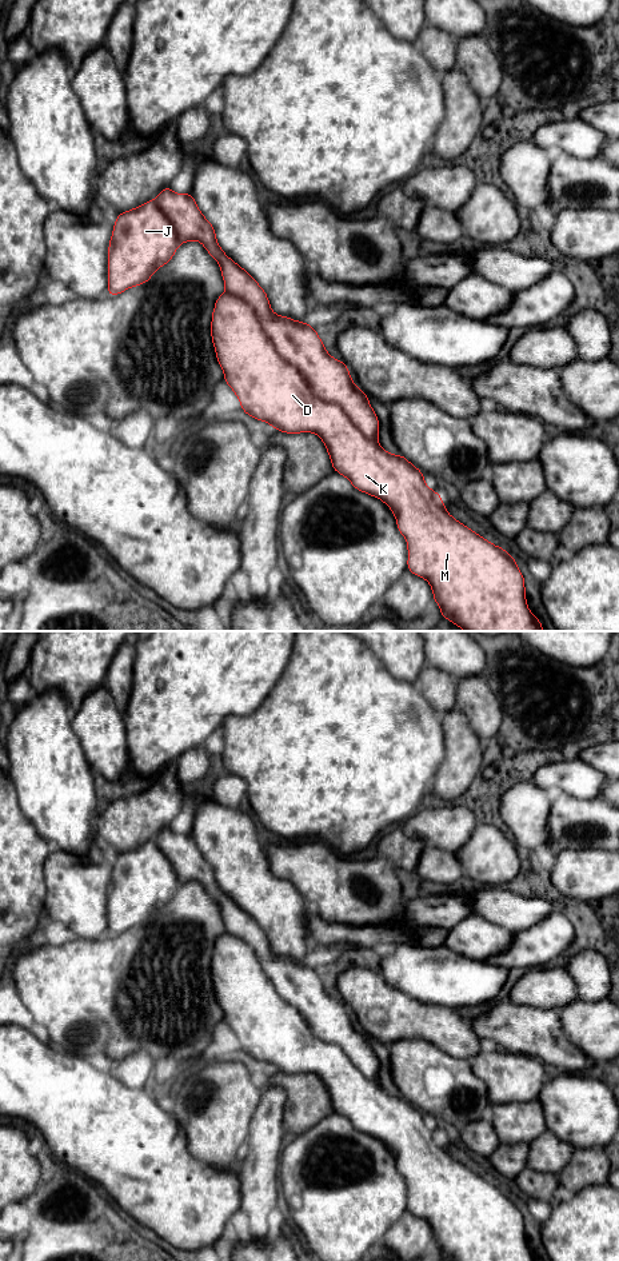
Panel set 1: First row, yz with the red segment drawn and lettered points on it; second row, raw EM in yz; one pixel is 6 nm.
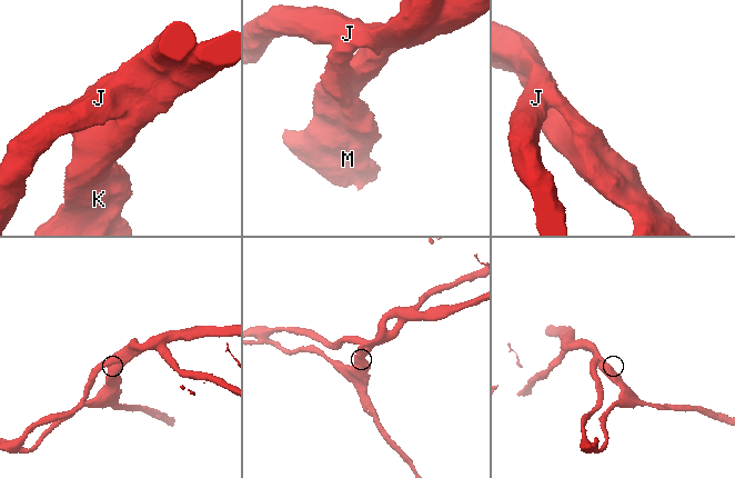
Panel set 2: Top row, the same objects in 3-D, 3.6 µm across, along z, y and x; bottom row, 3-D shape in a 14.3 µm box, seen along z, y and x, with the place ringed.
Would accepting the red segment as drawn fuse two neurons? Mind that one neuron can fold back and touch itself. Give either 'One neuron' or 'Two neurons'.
Two neurons

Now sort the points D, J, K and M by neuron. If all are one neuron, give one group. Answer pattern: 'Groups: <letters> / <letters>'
Groups: D K M / J

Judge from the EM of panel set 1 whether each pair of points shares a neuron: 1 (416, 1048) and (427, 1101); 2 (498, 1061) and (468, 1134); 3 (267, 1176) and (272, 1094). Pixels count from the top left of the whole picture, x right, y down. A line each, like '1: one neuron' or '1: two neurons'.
1: one neuron
2: one neuron
3: one neuron

